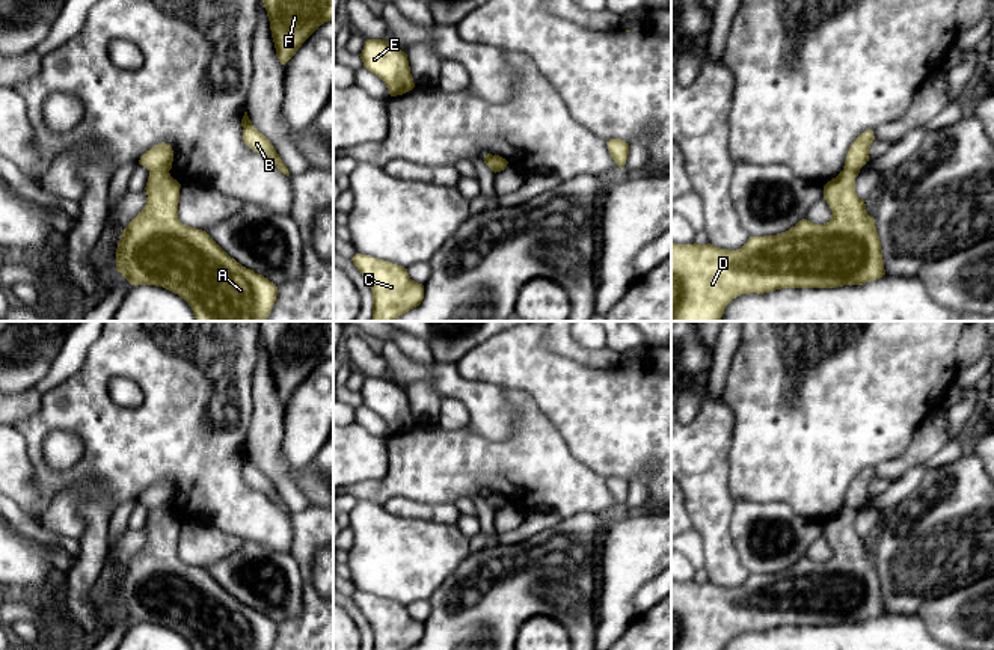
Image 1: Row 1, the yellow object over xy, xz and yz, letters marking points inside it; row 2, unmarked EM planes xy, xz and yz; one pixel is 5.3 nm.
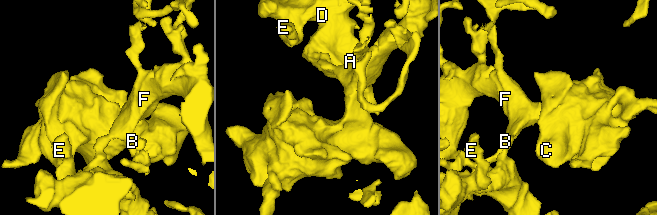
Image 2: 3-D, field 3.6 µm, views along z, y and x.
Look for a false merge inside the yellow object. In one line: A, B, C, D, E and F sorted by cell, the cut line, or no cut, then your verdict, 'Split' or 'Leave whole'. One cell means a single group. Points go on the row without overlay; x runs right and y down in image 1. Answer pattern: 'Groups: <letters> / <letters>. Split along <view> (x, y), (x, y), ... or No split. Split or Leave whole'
Groups: A D E / B C F. Split along xy (168, 507), (154, 507), (150, 512). Split

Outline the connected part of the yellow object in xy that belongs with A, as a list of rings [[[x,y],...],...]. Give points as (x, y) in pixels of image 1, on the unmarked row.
[[[169,508],[149,511],[146,541],[122,569],[116,608],[131,623],[157,623],[178,632],[193,650],[272,650],[278,624],[231,596],[205,569],[183,563],[176,550],[179,526]]]

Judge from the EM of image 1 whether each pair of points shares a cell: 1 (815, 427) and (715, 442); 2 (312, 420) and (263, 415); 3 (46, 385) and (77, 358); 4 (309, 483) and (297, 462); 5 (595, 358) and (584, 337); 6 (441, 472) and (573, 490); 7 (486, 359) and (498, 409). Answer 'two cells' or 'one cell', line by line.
1: two cells
2: two cells
3: one cell
4: two cells
5: two cells
6: one cell
7: two cells

